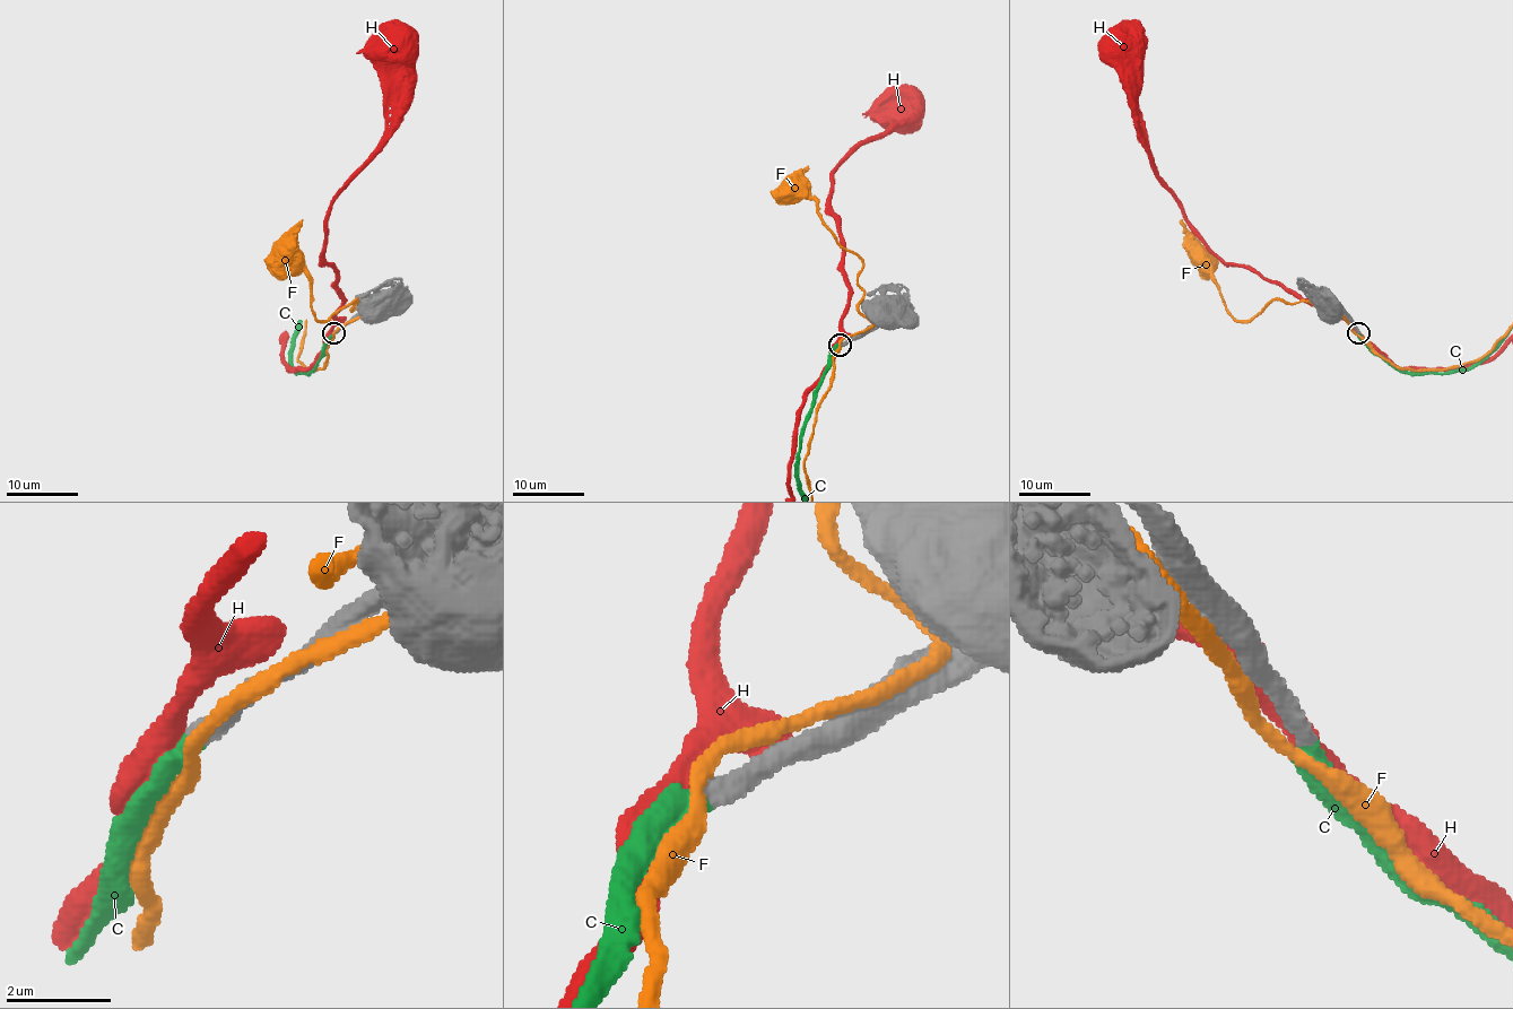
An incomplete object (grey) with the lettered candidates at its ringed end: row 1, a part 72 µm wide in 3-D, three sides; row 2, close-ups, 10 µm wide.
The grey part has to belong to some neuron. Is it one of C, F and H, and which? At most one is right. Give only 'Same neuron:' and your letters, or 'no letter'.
Same neuron: C

